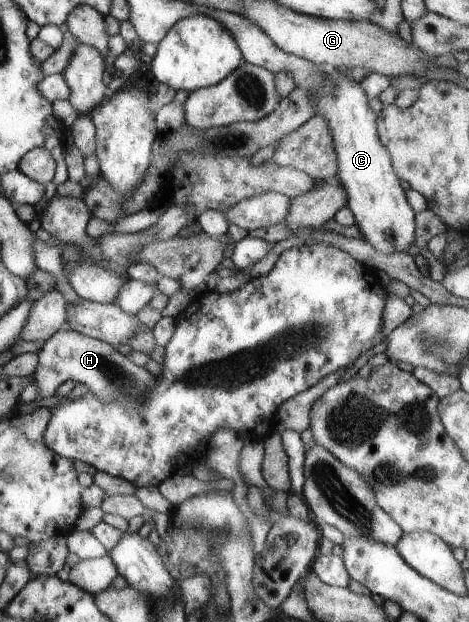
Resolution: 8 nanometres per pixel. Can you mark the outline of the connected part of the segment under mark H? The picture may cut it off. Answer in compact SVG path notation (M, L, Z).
M63 328L56 331L38 351L38 366L34 371L40 399L51 397L66 381L83 383L89 393L100 397L101 402L119 404L124 410L139 410L140 403L156 386L157 377L147 368L137 366L128 356L104 341Z

